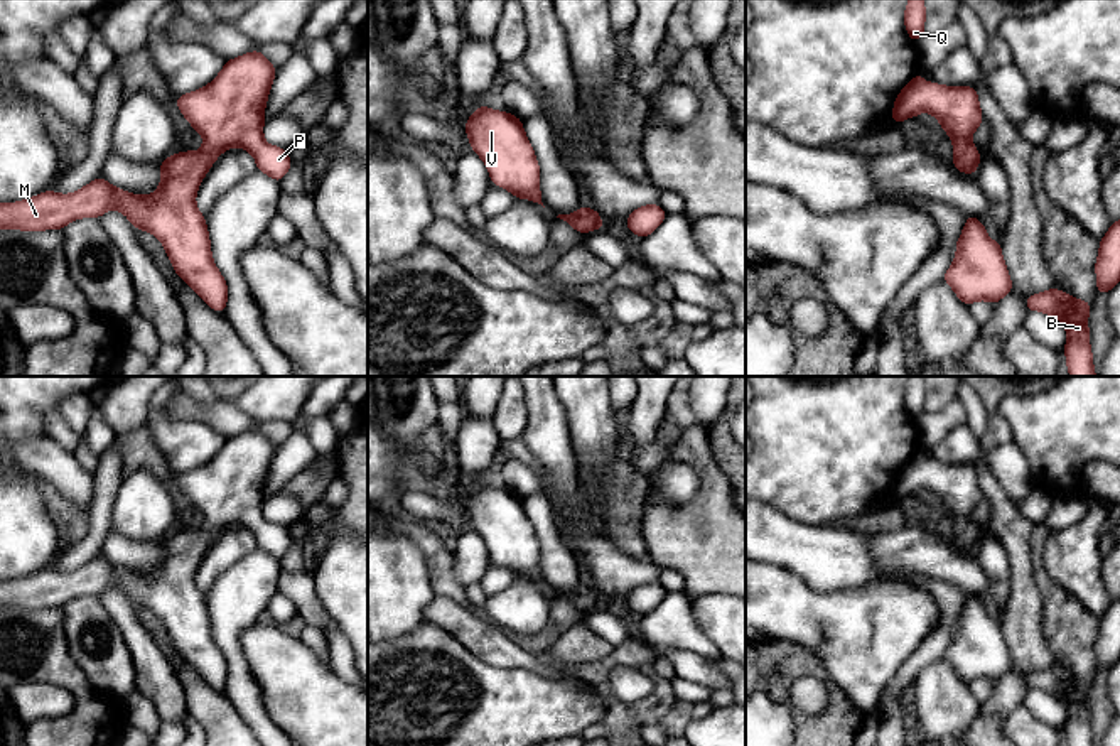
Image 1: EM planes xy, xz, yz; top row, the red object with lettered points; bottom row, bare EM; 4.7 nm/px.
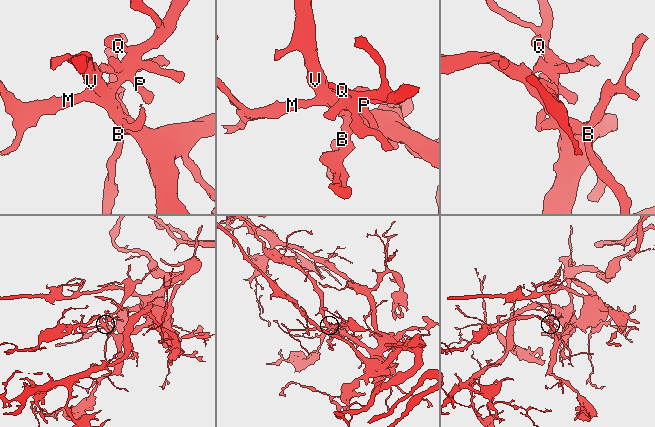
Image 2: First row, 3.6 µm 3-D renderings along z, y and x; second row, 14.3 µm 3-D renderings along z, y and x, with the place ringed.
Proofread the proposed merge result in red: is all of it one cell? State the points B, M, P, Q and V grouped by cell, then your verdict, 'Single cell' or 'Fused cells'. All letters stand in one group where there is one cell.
Groups: B M P Q V. Single cell

